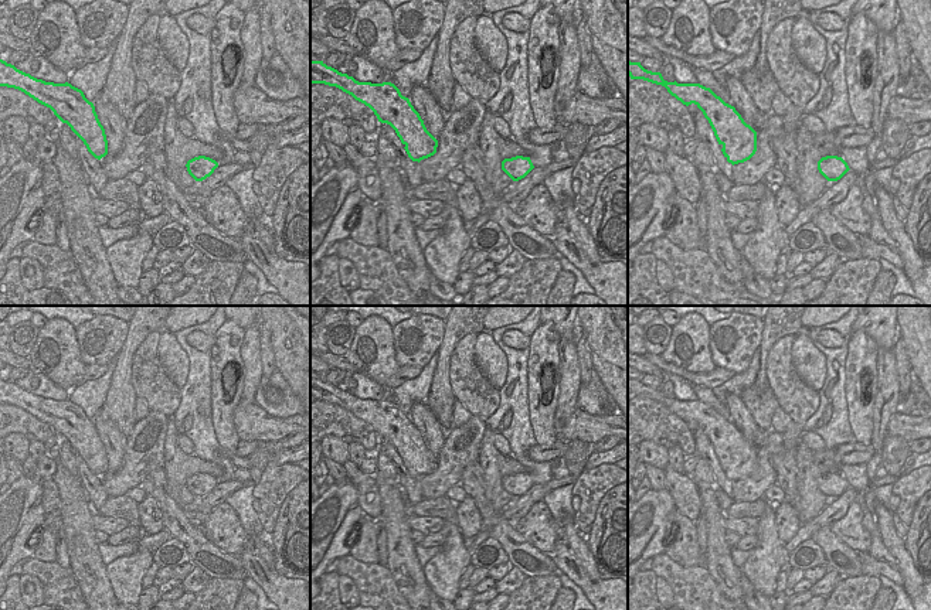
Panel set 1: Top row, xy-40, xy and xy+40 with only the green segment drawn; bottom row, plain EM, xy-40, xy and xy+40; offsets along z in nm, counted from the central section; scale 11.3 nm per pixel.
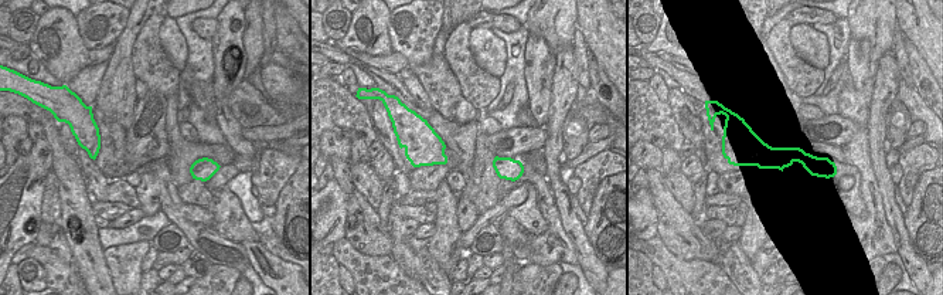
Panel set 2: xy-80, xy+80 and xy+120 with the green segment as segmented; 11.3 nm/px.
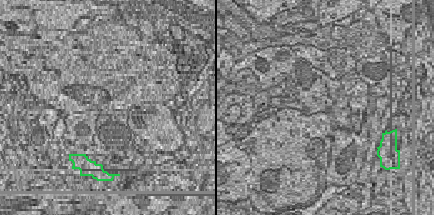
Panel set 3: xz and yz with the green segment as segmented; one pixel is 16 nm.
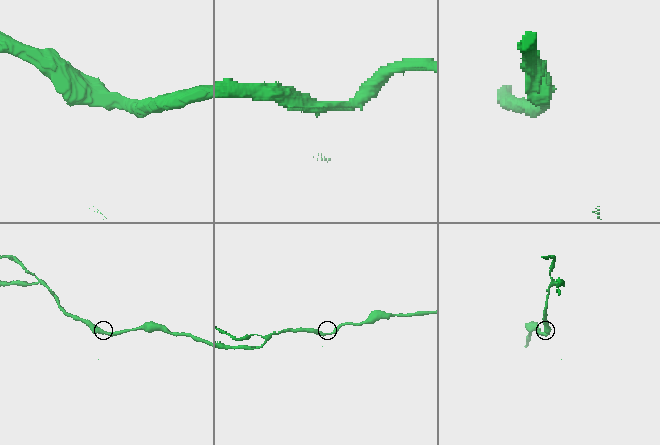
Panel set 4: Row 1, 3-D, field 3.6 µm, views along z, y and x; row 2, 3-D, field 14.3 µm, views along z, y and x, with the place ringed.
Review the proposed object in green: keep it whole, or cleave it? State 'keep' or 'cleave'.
cleave

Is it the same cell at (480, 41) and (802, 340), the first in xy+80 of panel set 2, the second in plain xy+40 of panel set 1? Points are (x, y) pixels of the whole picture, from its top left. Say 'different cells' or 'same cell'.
same cell

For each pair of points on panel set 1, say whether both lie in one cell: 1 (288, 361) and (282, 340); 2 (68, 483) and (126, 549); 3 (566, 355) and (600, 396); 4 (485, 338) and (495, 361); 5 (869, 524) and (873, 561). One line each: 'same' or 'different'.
1: same
2: different
3: different
4: same
5: same

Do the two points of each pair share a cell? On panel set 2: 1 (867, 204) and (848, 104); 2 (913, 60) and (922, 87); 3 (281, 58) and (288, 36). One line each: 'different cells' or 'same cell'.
1: same cell
2: same cell
3: different cells

